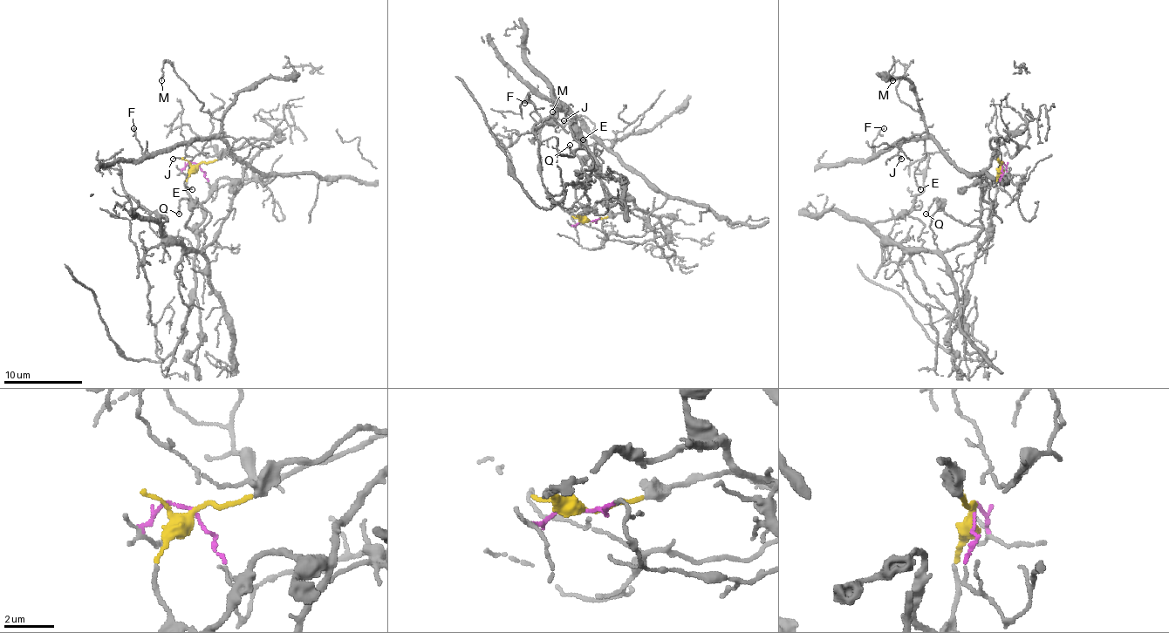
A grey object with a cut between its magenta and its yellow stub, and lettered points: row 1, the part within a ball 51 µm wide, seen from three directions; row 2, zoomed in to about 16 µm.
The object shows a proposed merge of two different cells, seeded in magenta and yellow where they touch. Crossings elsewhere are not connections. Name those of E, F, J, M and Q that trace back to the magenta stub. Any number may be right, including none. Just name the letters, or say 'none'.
E, F, J, M

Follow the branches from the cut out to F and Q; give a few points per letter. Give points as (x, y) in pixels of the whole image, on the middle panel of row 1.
F: (589, 221), (601, 218), (606, 239), (644, 243), (654, 234), (648, 215), (666, 198), (537, 93), (523, 103)
Q: (589, 221), (577, 215), (593, 210), (583, 206), (575, 193), (581, 162), (569, 153), (569, 145)

